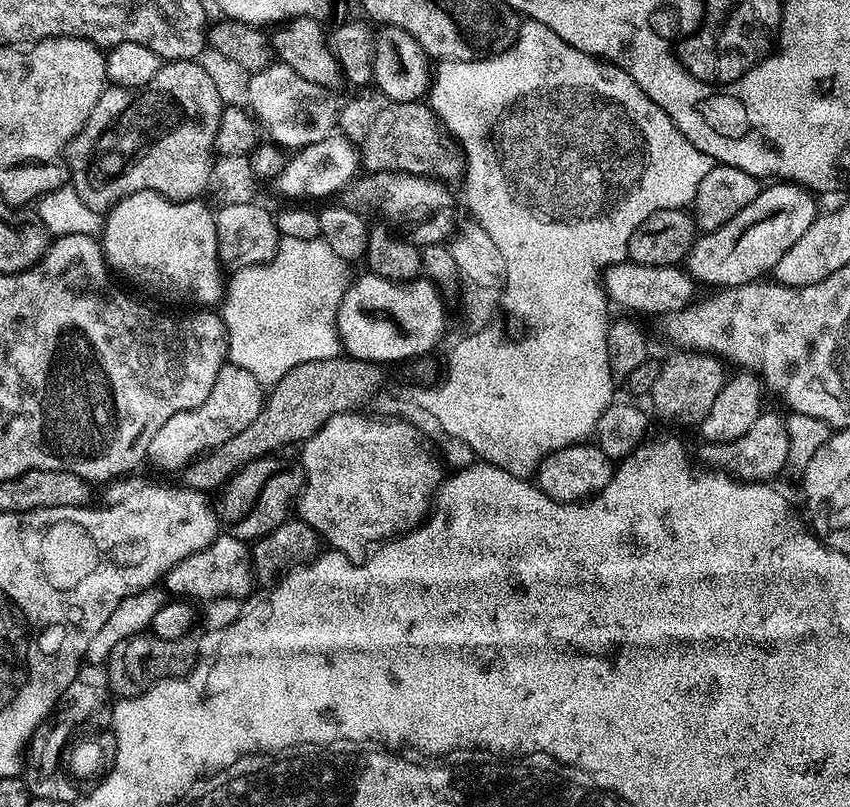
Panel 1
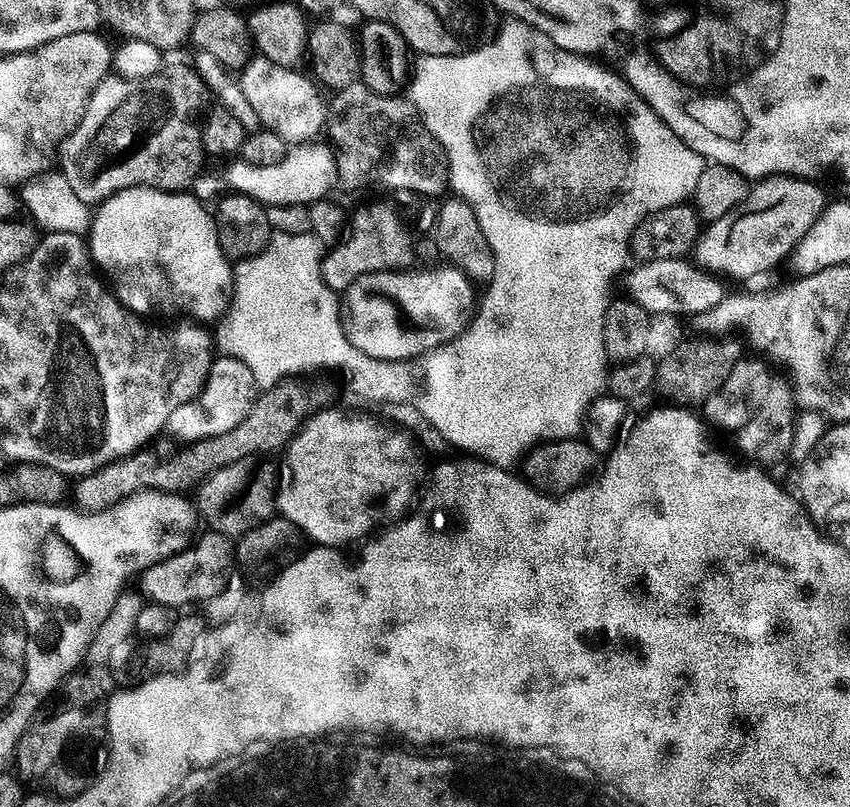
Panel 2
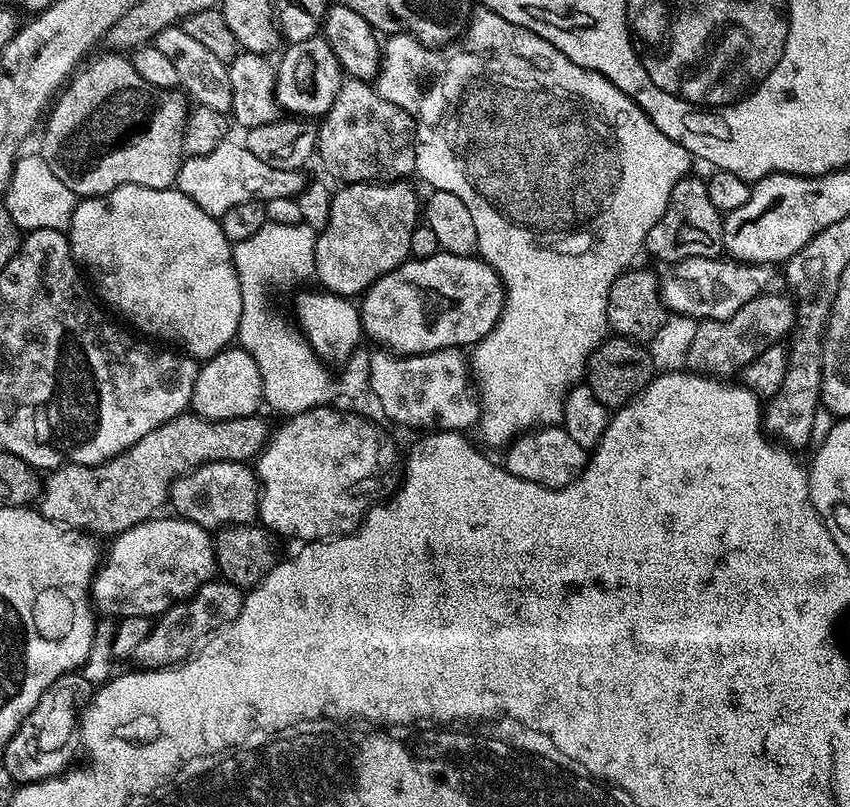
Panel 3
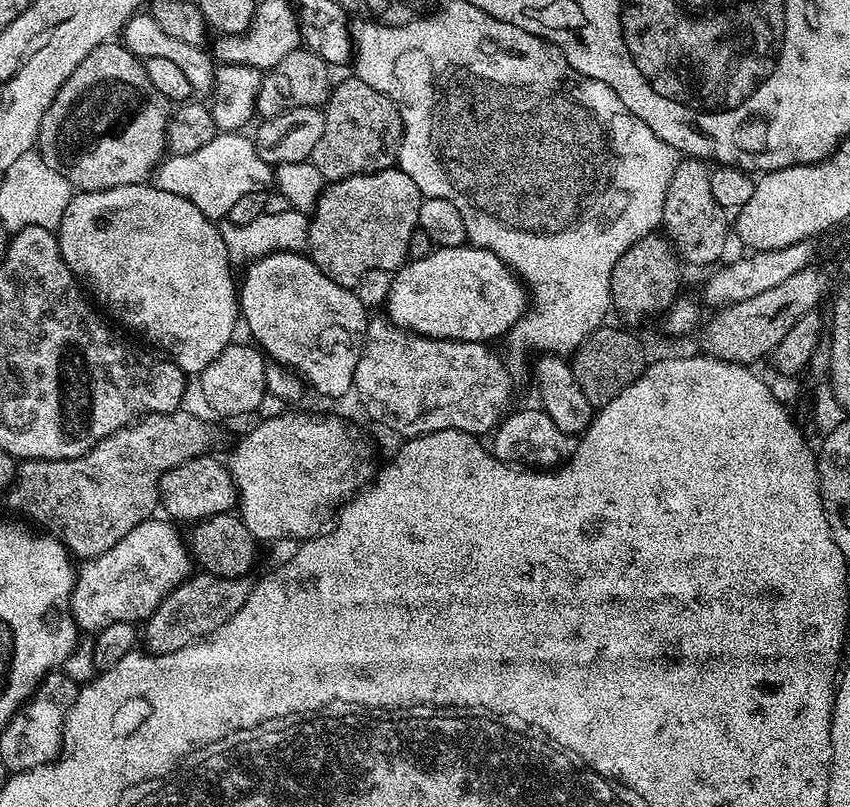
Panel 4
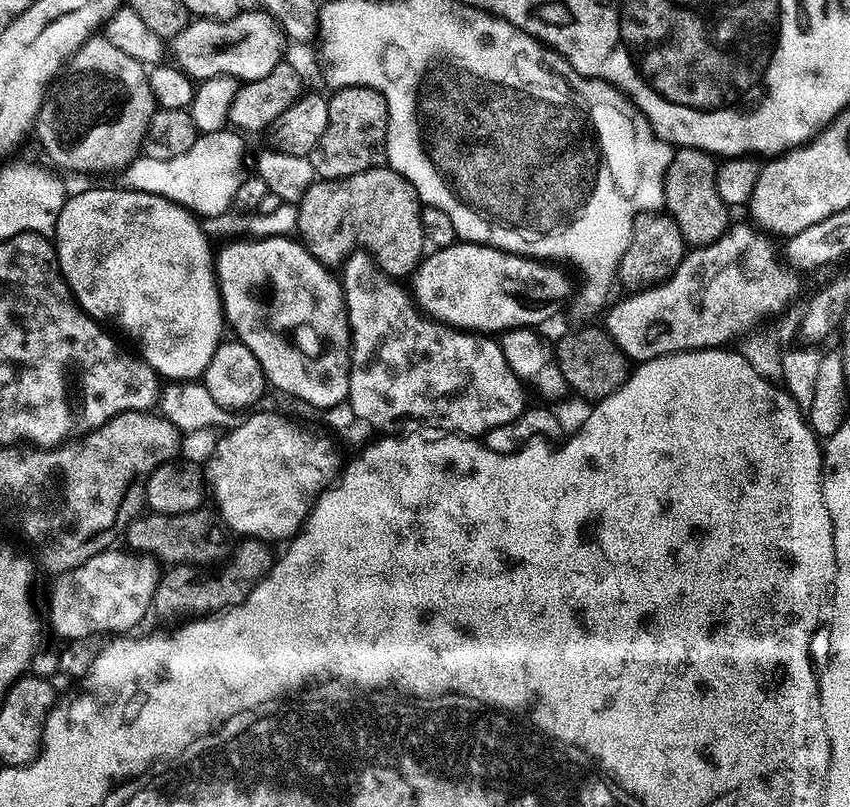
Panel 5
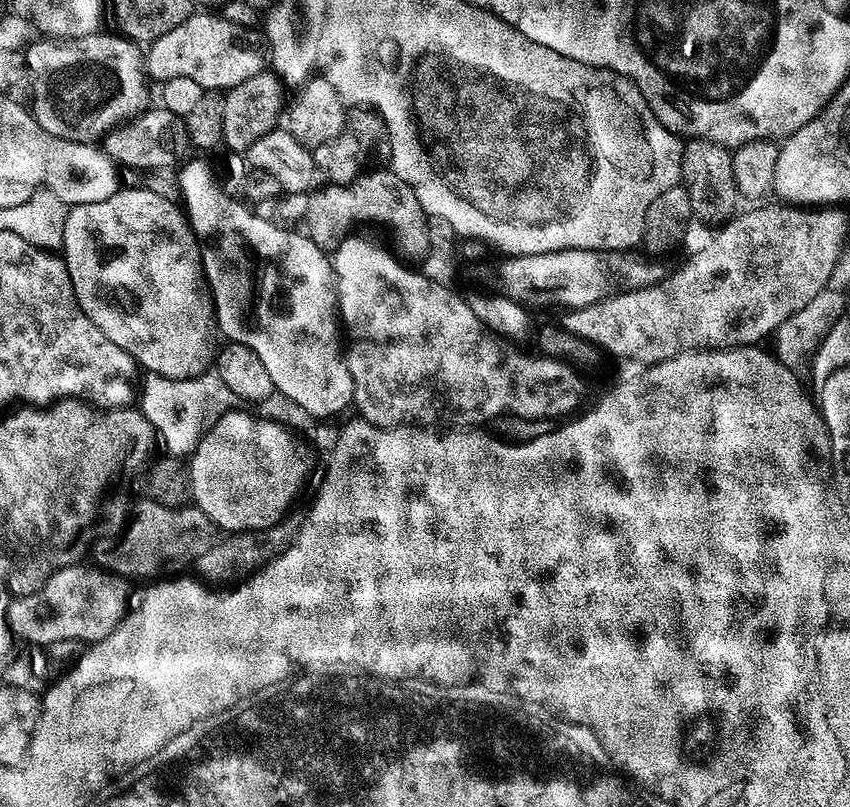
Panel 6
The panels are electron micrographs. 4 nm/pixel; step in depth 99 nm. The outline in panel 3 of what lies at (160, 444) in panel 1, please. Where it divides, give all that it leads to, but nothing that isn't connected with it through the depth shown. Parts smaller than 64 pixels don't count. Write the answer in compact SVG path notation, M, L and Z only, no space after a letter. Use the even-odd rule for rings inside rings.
M229 346L199 365L190 405L195 415L205 416L207 420L246 418L257 415L263 404L262 374L258 370L258 362L254 362L245 348Z

